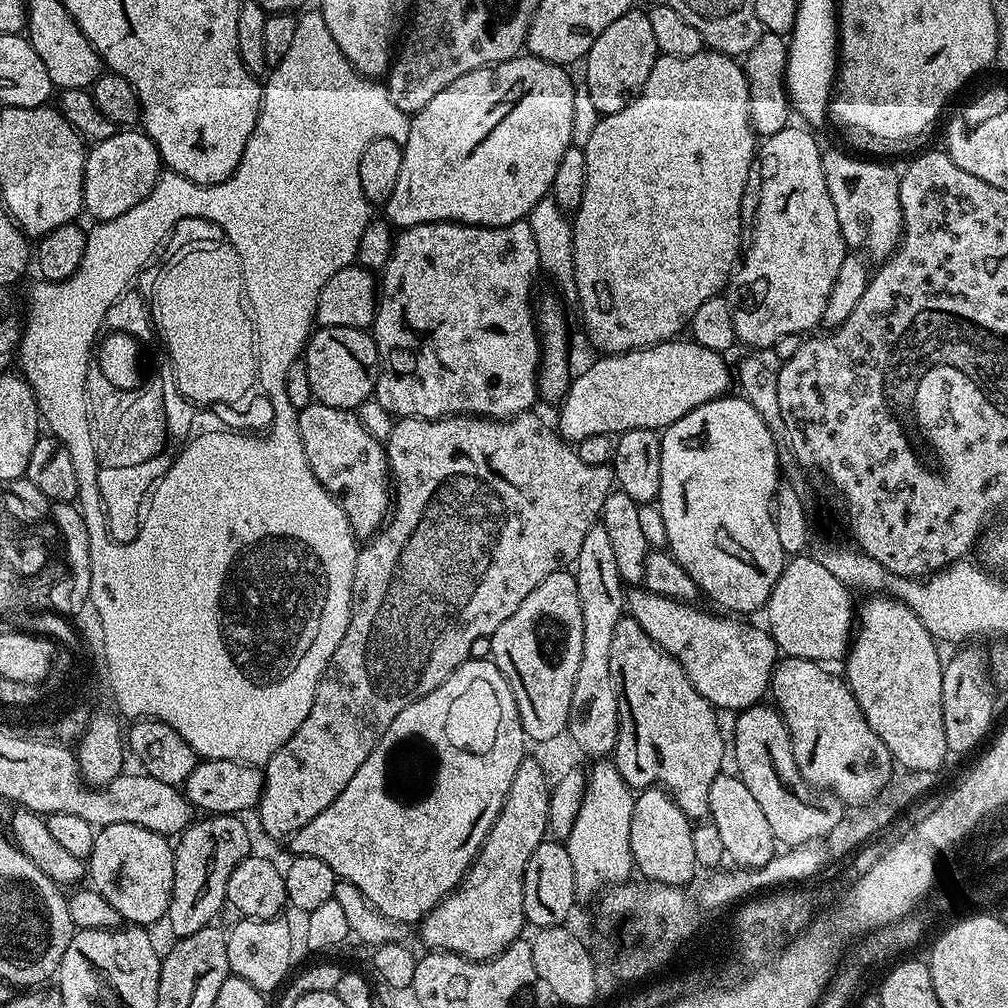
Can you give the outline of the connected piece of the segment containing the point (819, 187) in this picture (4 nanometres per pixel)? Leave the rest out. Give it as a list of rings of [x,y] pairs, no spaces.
[[[799,127],[778,130],[778,134],[767,137],[758,148],[758,168],[764,171],[765,180],[756,204],[756,229],[752,232],[752,245],[749,248],[747,245],[730,281],[736,339],[741,345],[749,344],[752,350],[771,349],[783,336],[811,333],[811,328],[823,321],[830,290],[834,290],[838,270],[842,270],[842,262],[850,251],[842,238],[838,210],[834,210],[826,186],[822,147],[807,127]]]

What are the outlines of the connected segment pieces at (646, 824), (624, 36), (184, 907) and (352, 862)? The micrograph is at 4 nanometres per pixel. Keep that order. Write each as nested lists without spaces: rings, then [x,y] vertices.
[[[659,786],[645,788],[633,799],[630,814],[630,850],[635,871],[660,884],[688,886],[698,873],[694,858],[694,824]]]
[[[633,10],[622,14],[622,18],[614,18],[614,22],[598,34],[582,64],[582,84],[588,89],[590,102],[594,102],[594,106],[605,116],[625,108],[639,94],[642,86],[646,86],[646,78],[650,78],[650,70],[654,70],[657,55],[654,29],[650,26],[647,11]]]
[[[208,814],[200,819],[179,833],[174,844],[174,886],[166,924],[172,927],[176,938],[194,934],[215,921],[212,919],[219,914],[220,907],[225,907],[228,899],[228,883],[230,874],[234,874],[234,866],[253,851],[248,828],[239,815]]]
[[[469,658],[453,670],[450,678],[446,678],[446,682],[442,682],[442,686],[430,690],[430,694],[418,698],[418,702],[406,706],[406,710],[402,710],[402,714],[398,714],[398,718],[394,718],[394,722],[390,722],[386,734],[382,734],[382,738],[378,742],[378,746],[374,746],[370,758],[366,758],[366,762],[362,762],[362,766],[358,766],[358,774],[354,774],[354,778],[350,778],[346,790],[342,790],[342,794],[338,794],[338,798],[334,798],[334,802],[330,802],[330,806],[326,806],[326,810],[322,810],[322,814],[318,814],[318,818],[310,818],[310,822],[306,822],[306,826],[302,826],[302,830],[287,837],[286,845],[288,844],[289,853],[292,856],[322,858],[322,862],[326,862],[326,866],[330,866],[330,870],[334,870],[334,874],[340,880],[358,886],[358,890],[362,890],[365,898],[386,918],[396,920],[402,926],[419,925],[424,916],[430,910],[434,910],[434,906],[442,903],[460,885],[460,881],[468,873],[468,867],[476,860],[480,847],[490,834],[490,826],[494,826],[494,822],[506,802],[506,794],[510,794],[510,782],[514,782],[514,773],[517,772],[521,762],[526,759],[524,744],[526,745],[526,737],[522,718],[518,714],[518,702],[514,702],[514,694],[506,682],[502,670],[498,670],[498,666],[492,663],[491,659],[473,660]]]

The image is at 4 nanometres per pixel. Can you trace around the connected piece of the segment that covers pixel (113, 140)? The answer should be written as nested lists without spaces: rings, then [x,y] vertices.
[[[117,130],[110,138],[106,138],[102,142],[97,144],[92,144],[91,147],[87,149],[84,158],[84,207],[83,211],[85,213],[89,212],[93,216],[93,221],[99,222],[102,220],[113,220],[118,218],[118,214],[126,214],[126,210],[130,210],[130,206],[138,206],[138,202],[142,202],[142,198],[146,198],[152,193],[152,188],[156,184],[157,180],[160,179],[162,175],[162,161],[158,150],[154,146],[152,139],[148,137],[143,130]]]

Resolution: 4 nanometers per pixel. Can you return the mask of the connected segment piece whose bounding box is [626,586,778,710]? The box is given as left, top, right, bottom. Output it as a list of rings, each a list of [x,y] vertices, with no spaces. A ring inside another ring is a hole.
[[[640,586],[633,587],[626,596],[627,615],[634,617],[652,641],[680,663],[694,690],[709,700],[713,708],[757,707],[763,701],[760,699],[770,692],[772,670],[778,659],[776,644],[763,627],[743,624],[740,621],[743,619],[728,614],[715,616],[696,606],[692,602],[654,594]]]

